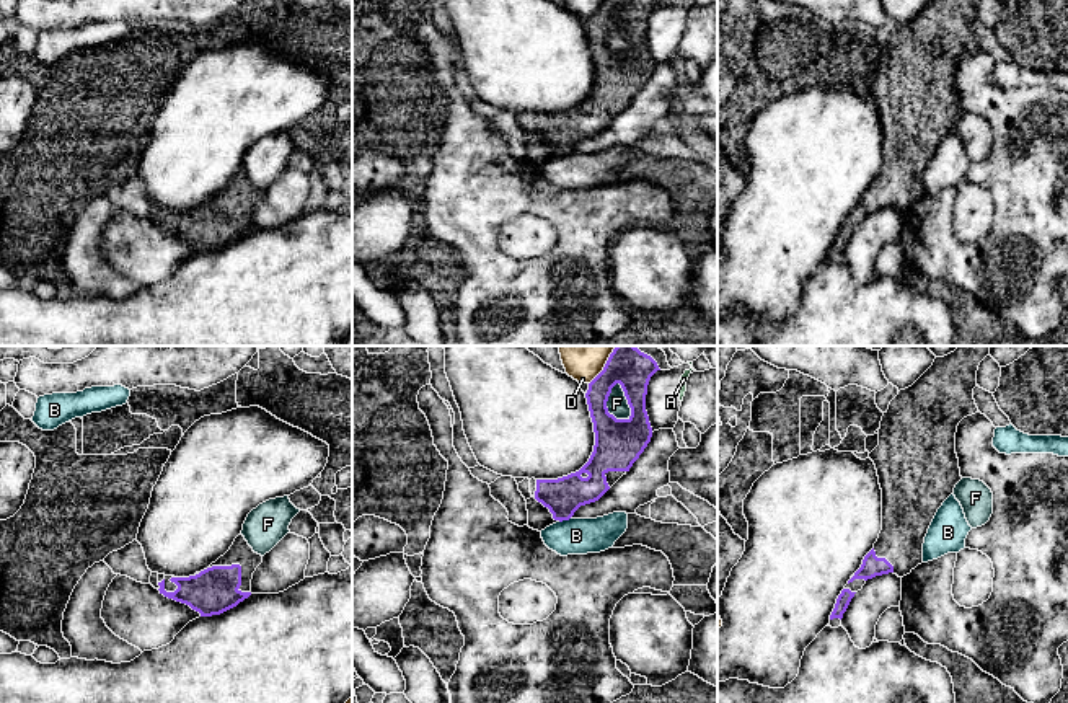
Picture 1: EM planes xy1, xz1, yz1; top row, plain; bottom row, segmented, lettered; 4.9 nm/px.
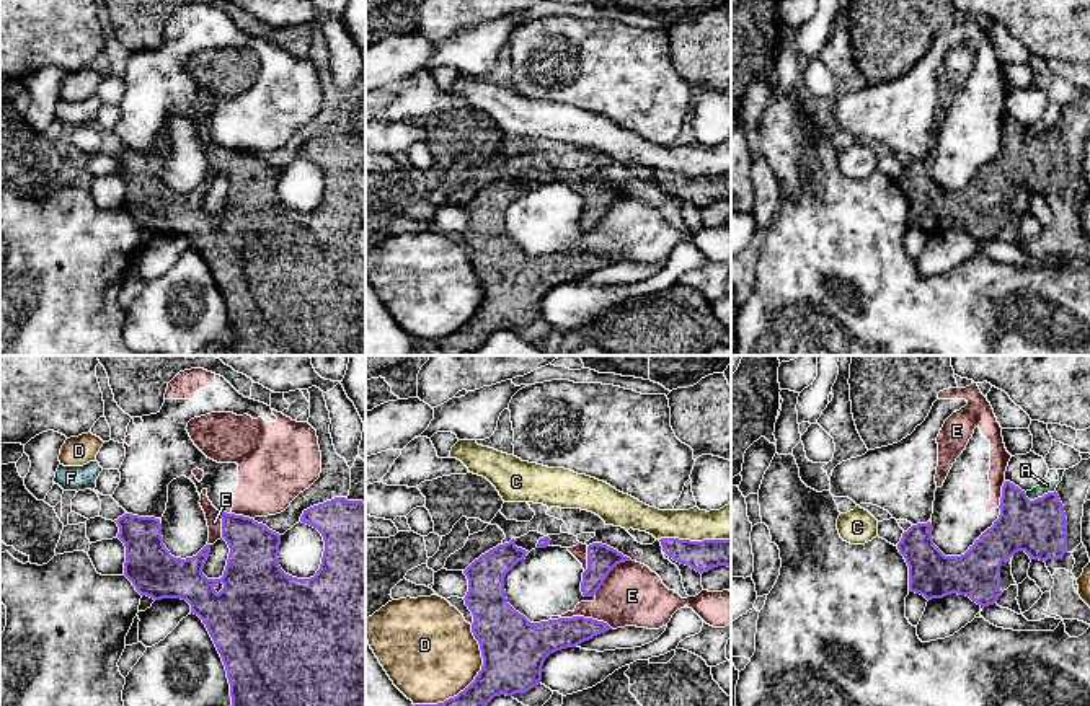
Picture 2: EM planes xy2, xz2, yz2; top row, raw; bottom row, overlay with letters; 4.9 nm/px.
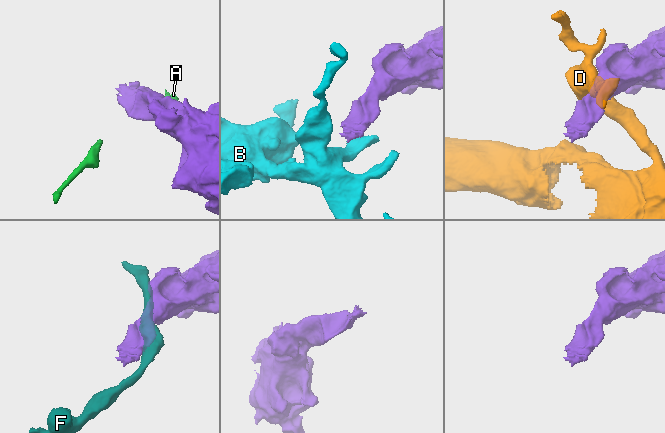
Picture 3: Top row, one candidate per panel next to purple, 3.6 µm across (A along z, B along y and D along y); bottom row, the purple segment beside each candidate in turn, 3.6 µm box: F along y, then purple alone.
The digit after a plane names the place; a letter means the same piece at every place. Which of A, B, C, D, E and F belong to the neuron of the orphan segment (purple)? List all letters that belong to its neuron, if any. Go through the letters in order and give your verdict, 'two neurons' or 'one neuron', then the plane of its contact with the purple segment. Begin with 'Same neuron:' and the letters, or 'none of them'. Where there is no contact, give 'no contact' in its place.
Same neuron: none of them
A: two neurons; contact in yz2
B: two neurons; contact in xz1
C: two neurons; contact in xz2
D: two neurons; contact in xz2
E: two neurons; contact in xz2
F: two neurons; contact in xz1

